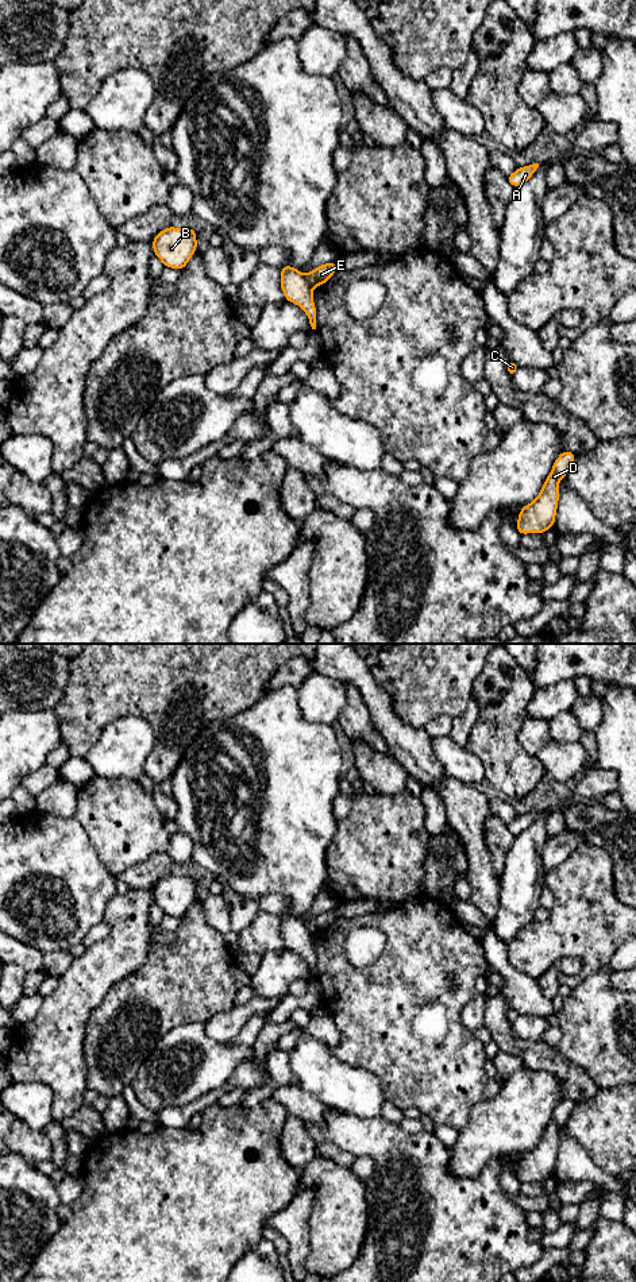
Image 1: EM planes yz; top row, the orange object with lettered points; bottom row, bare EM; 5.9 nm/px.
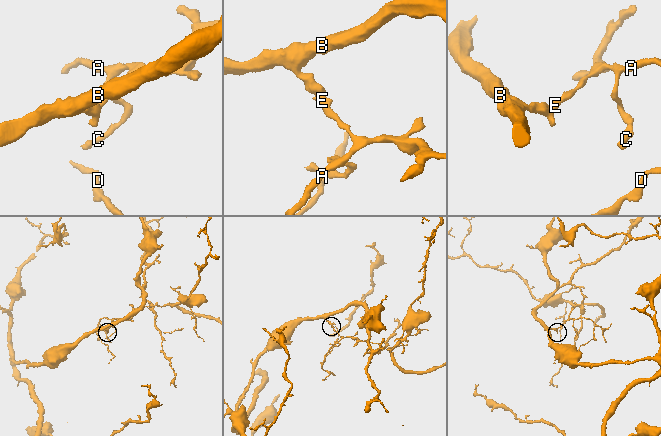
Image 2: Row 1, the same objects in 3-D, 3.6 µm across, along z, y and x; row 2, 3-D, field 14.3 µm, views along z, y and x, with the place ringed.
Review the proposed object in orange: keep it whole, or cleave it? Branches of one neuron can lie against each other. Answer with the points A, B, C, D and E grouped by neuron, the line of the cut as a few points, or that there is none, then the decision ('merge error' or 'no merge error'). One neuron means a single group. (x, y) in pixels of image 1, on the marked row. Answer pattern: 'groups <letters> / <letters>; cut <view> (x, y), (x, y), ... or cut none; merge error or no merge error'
groups A C D E / B; cut yz (304, 275), (312, 288); merge error

